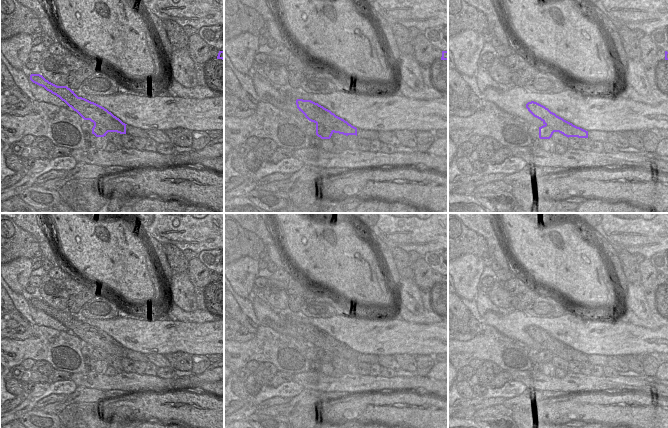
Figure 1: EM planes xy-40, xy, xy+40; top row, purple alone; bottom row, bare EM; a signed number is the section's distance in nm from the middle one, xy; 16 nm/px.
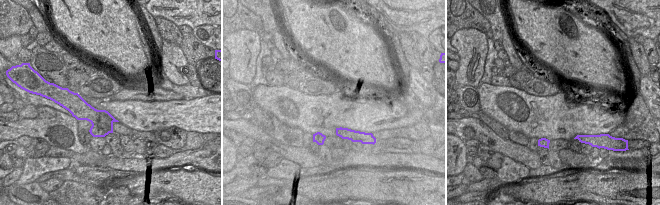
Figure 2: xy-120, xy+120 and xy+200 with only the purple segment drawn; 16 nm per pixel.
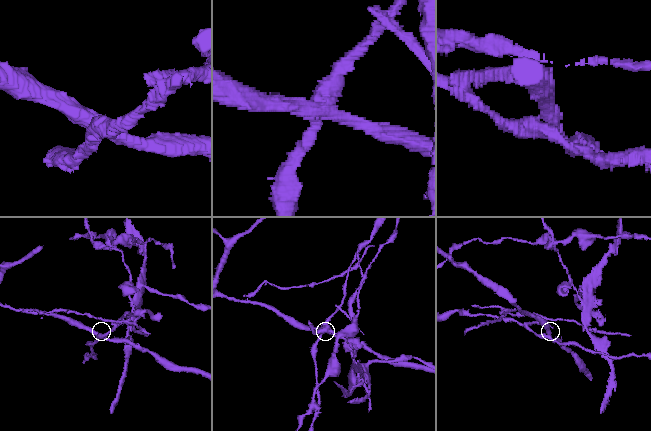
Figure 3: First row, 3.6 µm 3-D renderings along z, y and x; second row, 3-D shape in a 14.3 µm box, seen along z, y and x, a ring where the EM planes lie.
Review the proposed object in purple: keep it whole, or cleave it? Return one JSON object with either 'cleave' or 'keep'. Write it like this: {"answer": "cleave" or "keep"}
{"answer": "cleave"}

